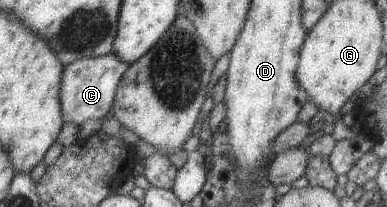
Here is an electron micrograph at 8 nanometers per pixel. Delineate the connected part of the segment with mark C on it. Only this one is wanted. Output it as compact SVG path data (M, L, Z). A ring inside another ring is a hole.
M113 53L102 57L83 57L64 65L58 89L61 117L78 128L85 120L100 120L109 116L116 86L128 65Z

